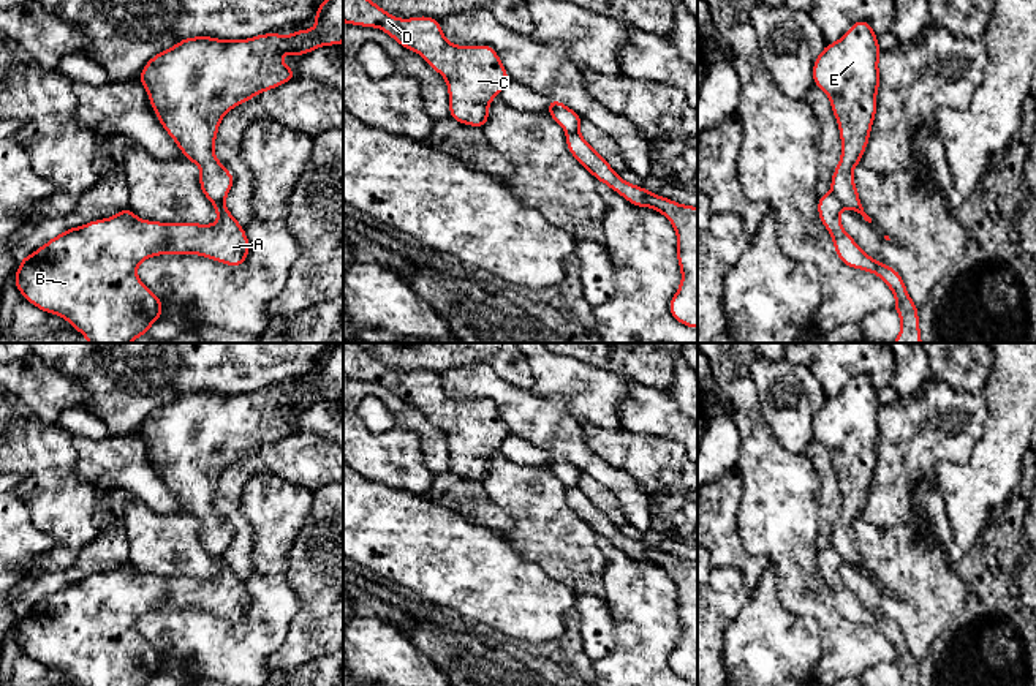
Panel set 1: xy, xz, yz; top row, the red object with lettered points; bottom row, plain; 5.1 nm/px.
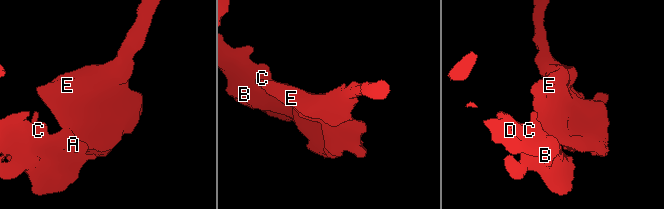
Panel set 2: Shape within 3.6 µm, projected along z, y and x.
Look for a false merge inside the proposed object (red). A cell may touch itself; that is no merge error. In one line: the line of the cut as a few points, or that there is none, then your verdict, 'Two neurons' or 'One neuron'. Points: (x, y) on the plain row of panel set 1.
Split along yz (831, 547), (843, 560). Two neurons

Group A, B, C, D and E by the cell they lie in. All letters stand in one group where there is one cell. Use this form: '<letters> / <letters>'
A B C D / E

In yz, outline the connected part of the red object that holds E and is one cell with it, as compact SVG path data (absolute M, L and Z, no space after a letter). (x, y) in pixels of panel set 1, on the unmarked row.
M862 373L838 395L826 398L813 417L813 439L829 450L841 493L840 517L830 536L832 548L868 577L872 572L860 558L853 523L860 518L876 471L881 406L872 378Z

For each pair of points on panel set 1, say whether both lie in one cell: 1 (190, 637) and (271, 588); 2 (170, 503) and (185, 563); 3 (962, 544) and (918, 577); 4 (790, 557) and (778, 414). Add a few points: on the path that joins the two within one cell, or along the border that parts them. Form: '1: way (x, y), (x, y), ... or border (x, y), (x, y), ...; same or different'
1: way (214, 637), (238, 637), (263, 612); same
2: border (138, 500), (158, 512), (185, 514); different
3: border (937, 539), (945, 560), (952, 568); different
4: border (761, 414), (775, 440), (785, 449), (804, 452); different

